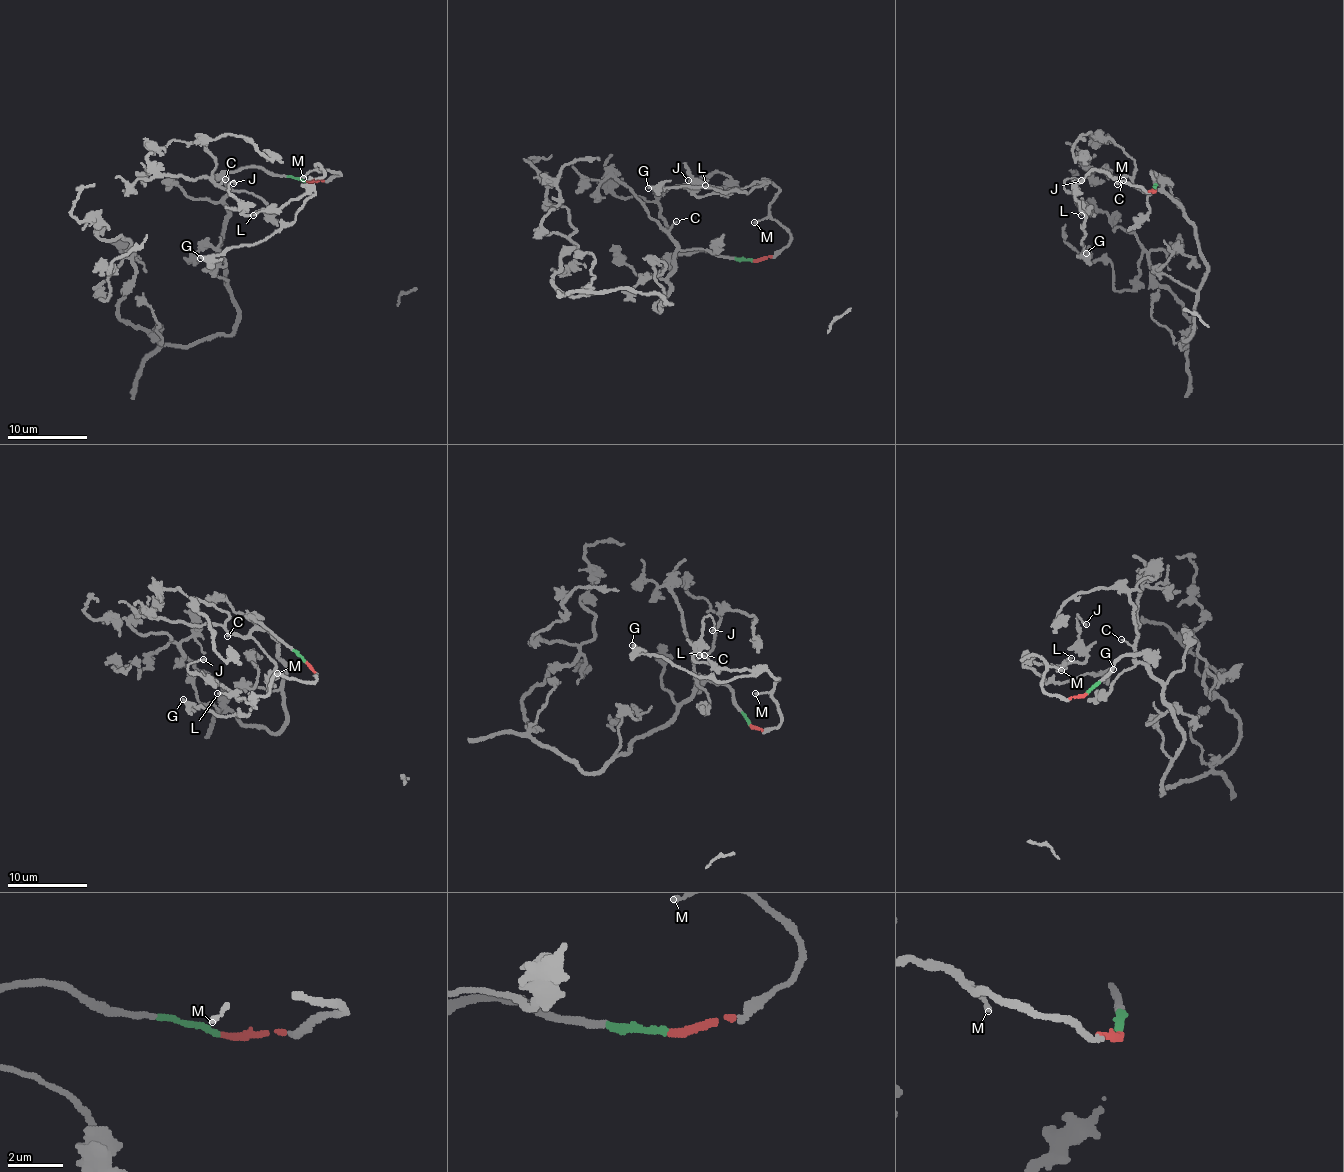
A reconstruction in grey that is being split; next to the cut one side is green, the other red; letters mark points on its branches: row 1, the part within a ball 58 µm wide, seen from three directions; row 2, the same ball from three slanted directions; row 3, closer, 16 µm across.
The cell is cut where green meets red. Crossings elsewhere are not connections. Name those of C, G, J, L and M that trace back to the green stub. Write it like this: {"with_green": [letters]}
{"with_green": ["C"]}

